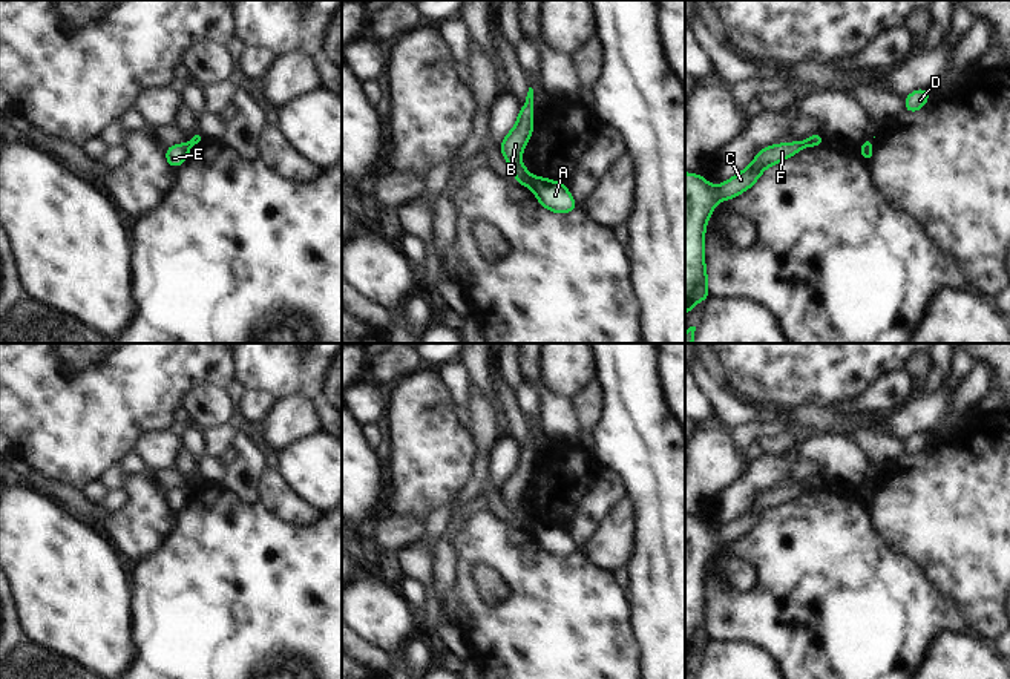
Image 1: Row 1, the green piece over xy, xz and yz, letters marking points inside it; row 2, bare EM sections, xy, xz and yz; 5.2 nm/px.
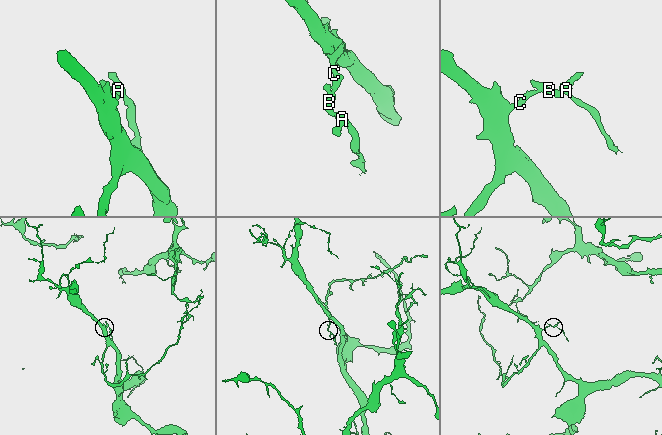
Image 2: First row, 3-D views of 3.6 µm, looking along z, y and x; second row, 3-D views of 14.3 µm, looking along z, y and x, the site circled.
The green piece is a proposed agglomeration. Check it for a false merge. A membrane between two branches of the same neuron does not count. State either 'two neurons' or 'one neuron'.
two neurons

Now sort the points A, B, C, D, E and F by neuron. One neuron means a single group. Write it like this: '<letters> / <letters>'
A D / B C E F

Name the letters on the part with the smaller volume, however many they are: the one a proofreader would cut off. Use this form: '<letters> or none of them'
A, D

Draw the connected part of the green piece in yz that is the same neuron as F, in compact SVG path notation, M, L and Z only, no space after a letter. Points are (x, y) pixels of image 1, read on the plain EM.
M814 477L805 484L782 486L759 494L751 509L711 530L703 518L685 515L685 658L697 644L705 644L708 638L708 619L705 613L705 570L714 550L723 543L733 543L746 535L762 520L763 513L776 509L789 500L797 498L805 490L823 489L825 477Z

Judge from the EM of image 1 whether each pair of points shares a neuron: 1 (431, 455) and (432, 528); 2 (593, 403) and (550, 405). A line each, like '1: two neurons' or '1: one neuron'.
1: two neurons
2: two neurons

